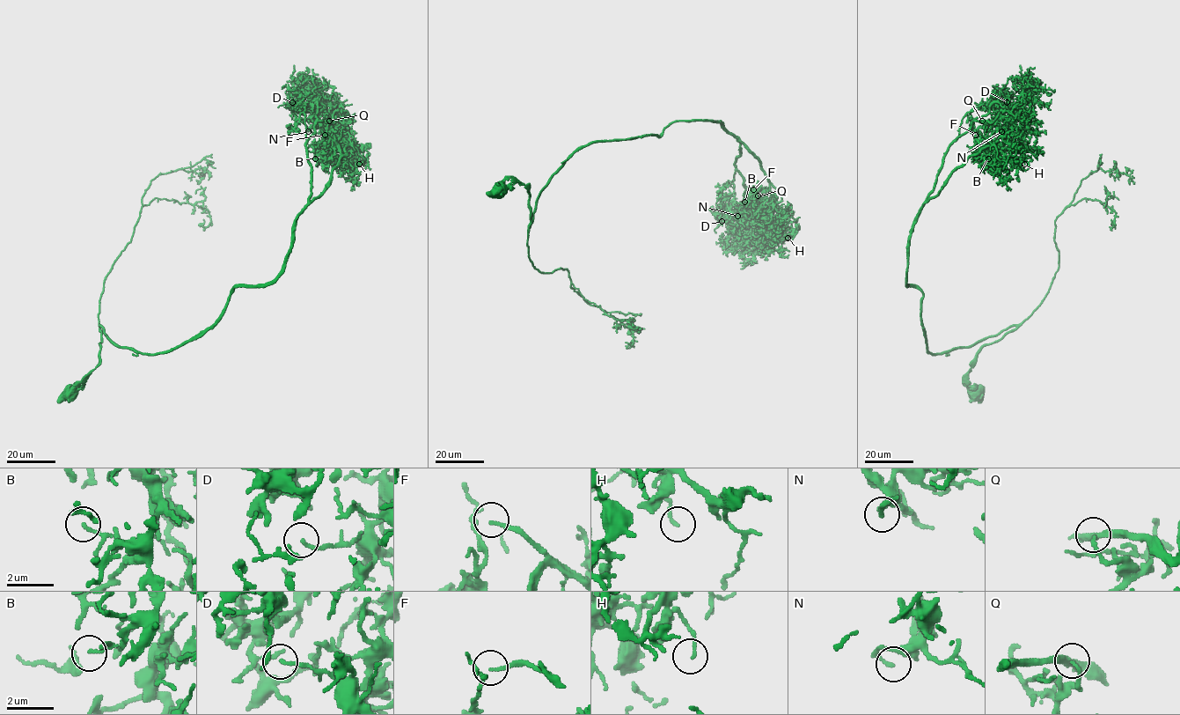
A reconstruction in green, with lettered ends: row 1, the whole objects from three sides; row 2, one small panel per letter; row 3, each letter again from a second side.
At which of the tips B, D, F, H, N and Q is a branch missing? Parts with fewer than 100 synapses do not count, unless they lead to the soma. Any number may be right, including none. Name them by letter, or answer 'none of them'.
F

